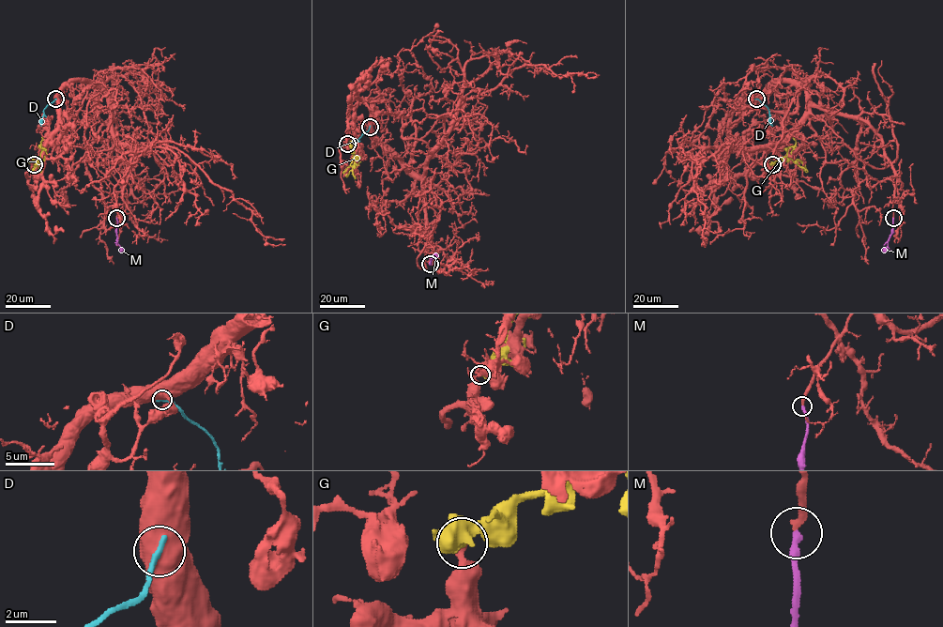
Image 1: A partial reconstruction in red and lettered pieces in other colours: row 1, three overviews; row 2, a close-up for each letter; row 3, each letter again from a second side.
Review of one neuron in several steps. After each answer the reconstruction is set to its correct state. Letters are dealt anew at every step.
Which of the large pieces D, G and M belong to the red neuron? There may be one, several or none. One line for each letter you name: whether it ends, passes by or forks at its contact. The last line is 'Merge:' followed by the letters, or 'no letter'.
M: It ends there
Merge: M

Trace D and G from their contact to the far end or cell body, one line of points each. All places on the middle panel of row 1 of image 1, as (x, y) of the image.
D: (370, 127), (355, 144)
G: (348, 144), (353, 154), (350, 165), (355, 175)

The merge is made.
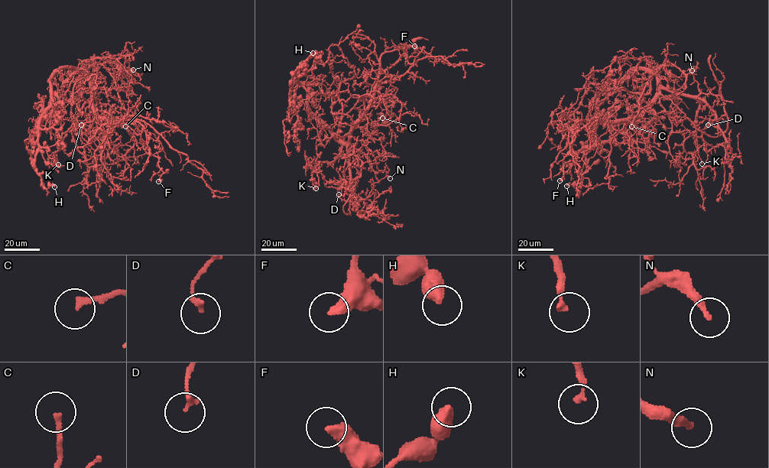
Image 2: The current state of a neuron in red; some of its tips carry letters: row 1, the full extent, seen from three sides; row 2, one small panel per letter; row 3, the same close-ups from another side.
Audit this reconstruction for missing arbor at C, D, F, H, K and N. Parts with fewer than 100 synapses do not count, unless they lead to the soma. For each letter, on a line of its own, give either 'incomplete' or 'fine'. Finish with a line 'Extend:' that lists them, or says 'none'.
C: fine
D: fine
F: fine
H: fine
K: fine
N: fine
Extend: none

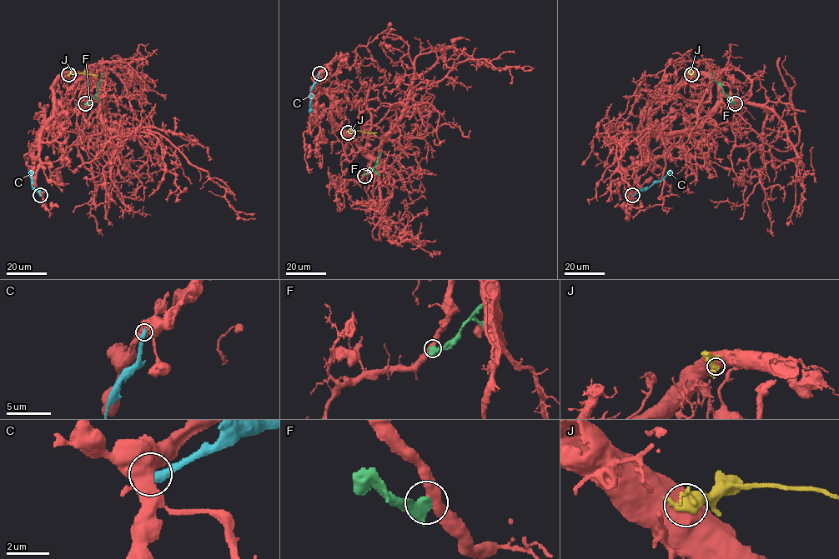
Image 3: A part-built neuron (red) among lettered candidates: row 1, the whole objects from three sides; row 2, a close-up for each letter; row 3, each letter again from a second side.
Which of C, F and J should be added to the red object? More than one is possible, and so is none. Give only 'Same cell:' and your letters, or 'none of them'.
Same cell: none of them

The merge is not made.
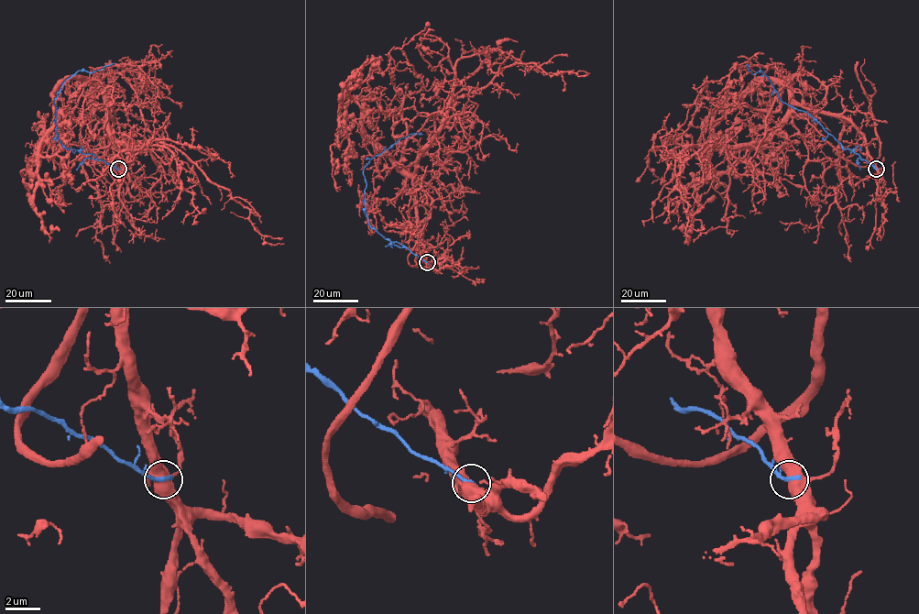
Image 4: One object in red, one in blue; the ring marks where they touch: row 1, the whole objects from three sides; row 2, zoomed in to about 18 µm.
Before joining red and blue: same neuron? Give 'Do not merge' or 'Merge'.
Do not merge

